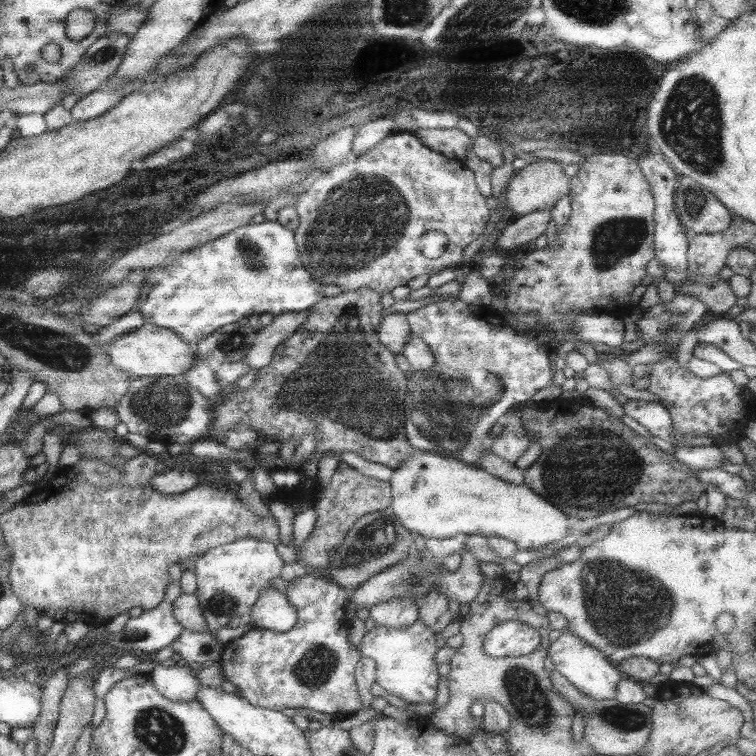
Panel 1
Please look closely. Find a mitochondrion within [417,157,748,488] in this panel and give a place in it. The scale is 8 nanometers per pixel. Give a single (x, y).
(613, 241)

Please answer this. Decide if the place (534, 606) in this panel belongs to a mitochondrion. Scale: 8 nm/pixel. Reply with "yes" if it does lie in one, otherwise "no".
no

